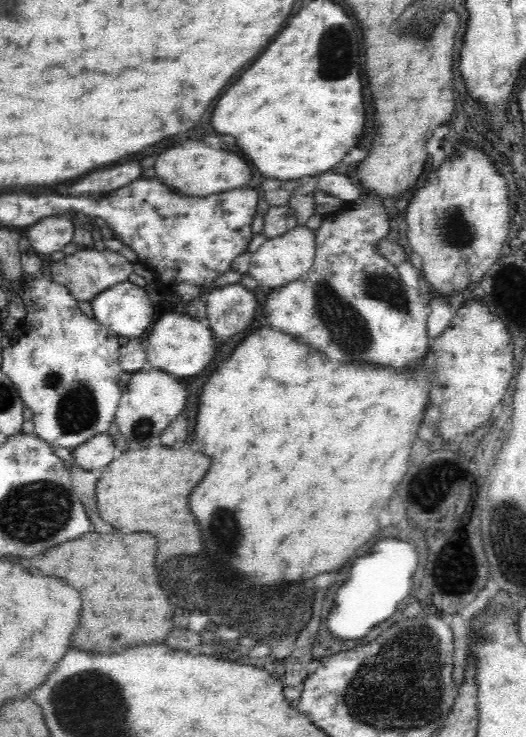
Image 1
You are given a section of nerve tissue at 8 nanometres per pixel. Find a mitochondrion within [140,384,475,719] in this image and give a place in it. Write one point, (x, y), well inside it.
(181, 577)

